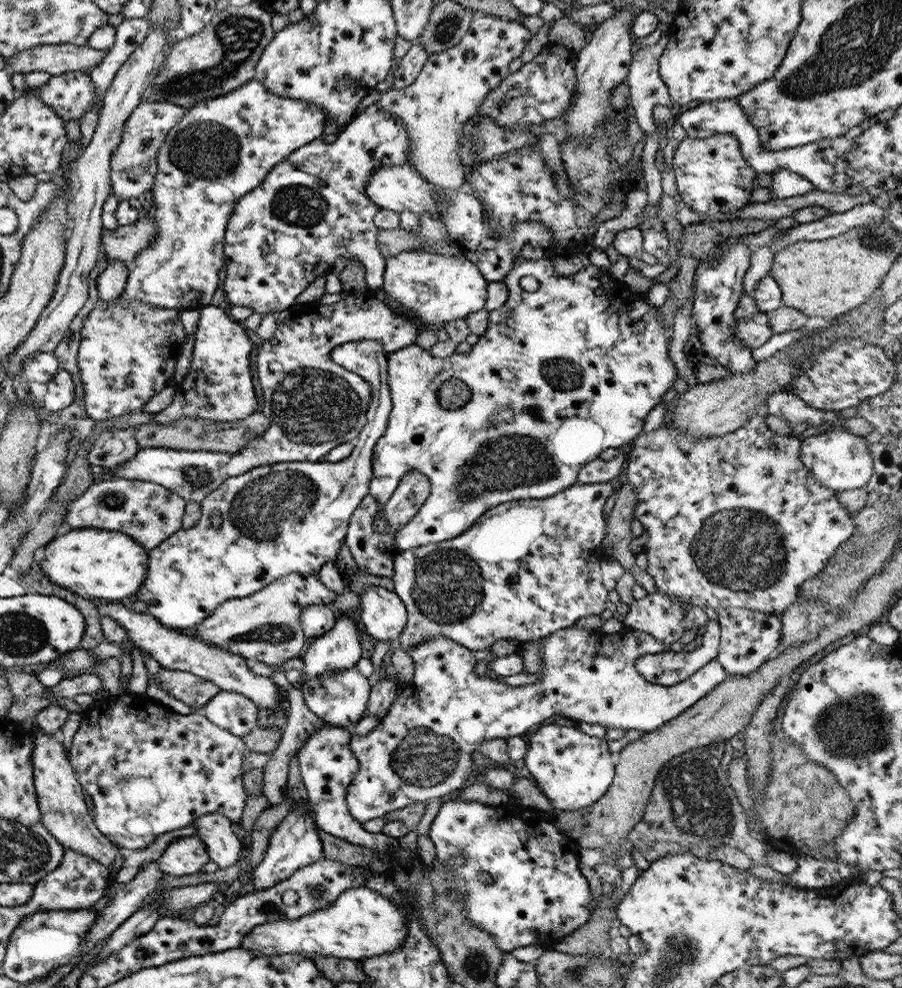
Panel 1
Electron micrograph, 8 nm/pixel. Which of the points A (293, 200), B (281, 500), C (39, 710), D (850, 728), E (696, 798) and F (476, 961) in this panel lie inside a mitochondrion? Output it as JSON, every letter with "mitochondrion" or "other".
{"A":"mitochondrion","B":"mitochondrion","C":"other","D":"mitochondrion","E":"mitochondrion","F":"mitochondrion"}

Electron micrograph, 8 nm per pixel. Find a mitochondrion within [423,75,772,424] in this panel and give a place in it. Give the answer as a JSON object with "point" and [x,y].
{"point":[565,373]}

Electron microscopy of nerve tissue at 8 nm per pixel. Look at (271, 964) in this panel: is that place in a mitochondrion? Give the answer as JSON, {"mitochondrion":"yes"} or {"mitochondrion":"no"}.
{"mitochondrion":"no"}

